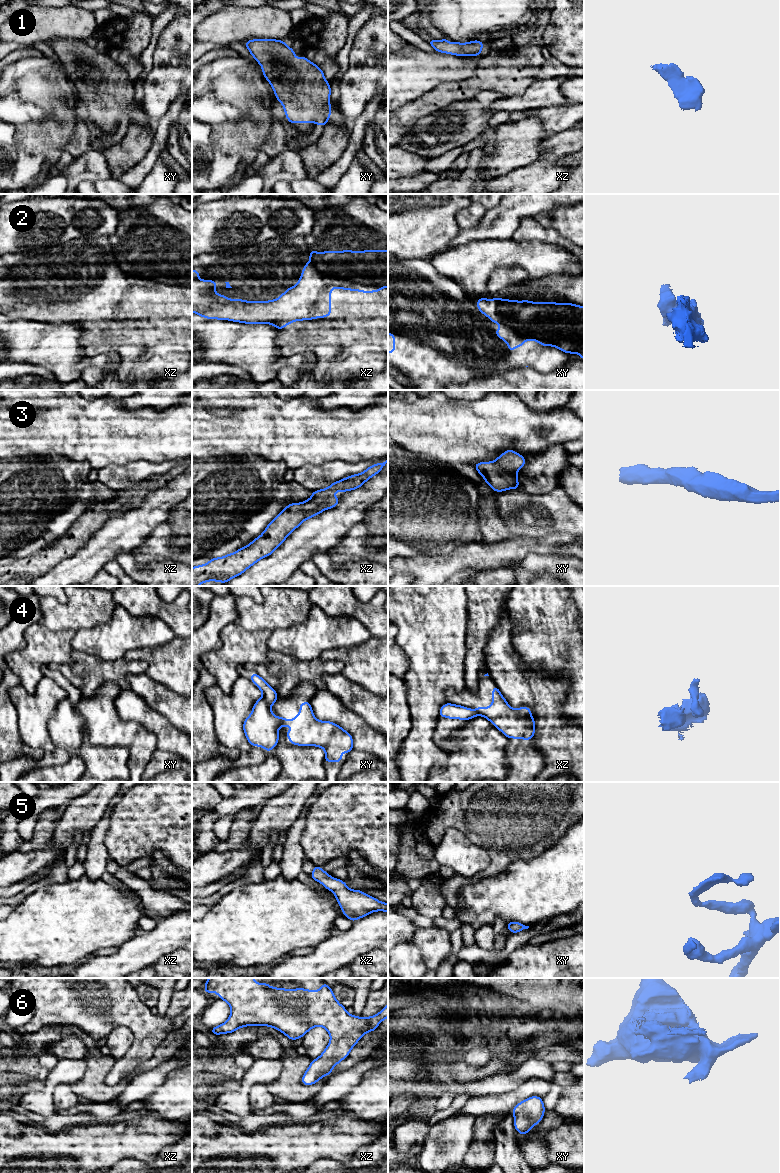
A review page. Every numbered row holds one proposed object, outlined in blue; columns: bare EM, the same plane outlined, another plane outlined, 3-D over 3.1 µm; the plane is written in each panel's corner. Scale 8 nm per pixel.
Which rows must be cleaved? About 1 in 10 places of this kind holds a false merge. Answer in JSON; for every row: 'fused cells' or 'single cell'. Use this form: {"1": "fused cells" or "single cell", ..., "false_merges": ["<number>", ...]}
{"1": "single cell", "2": "fused cells", "3": "single cell", "4": "fused cells", "5": "single cell", "6": "single cell", "false_merges": ["2", "4"]}

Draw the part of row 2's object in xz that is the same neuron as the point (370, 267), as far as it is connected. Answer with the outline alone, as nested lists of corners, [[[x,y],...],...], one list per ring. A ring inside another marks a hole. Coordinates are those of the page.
[[[310,250],[310,262],[322,273],[362,284],[388,286],[388,250],[315,252]]]

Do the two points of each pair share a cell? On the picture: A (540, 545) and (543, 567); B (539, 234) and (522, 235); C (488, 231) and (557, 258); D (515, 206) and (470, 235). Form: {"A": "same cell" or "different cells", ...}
{"A": "different cells", "B": "same cell", "C": "different cells", "D": "same cell"}

